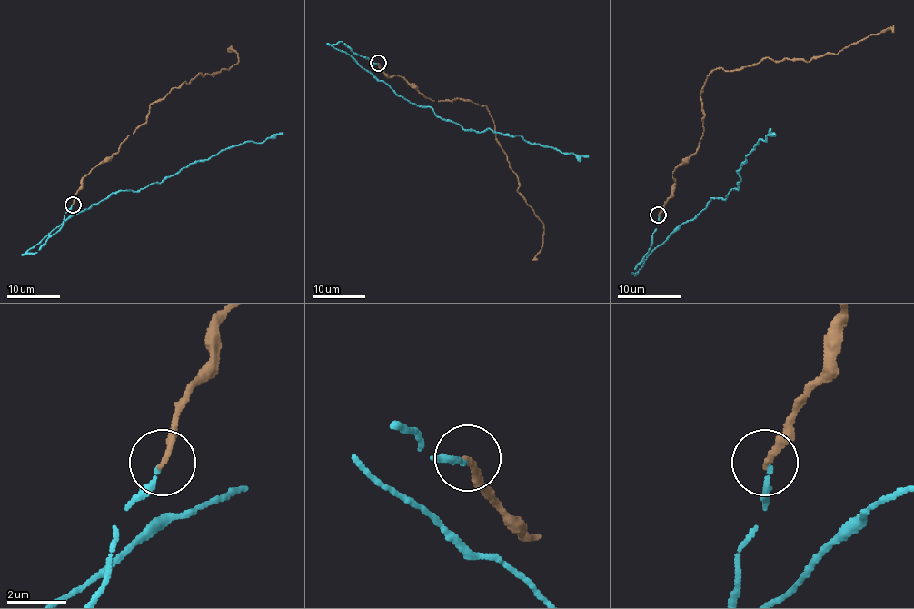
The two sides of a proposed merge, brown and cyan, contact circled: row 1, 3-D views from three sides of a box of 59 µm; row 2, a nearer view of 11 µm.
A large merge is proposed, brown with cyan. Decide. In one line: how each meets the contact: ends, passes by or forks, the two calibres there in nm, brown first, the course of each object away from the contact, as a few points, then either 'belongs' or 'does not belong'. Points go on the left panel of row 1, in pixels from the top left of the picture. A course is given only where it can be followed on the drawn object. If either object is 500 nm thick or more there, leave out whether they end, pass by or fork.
brown ends there; cyan ends there; 190 nm thick on the brown side, 170 nm on the other; brown runs (72, 204), (81, 181), (146, 121), (152, 104), (198, 74), (228, 69), (238, 61), (233, 46); cyan runs (72, 204), (63, 225), (48, 234), (113, 193), (160, 182), (224, 149), (263, 142), (283, 132); belongs

